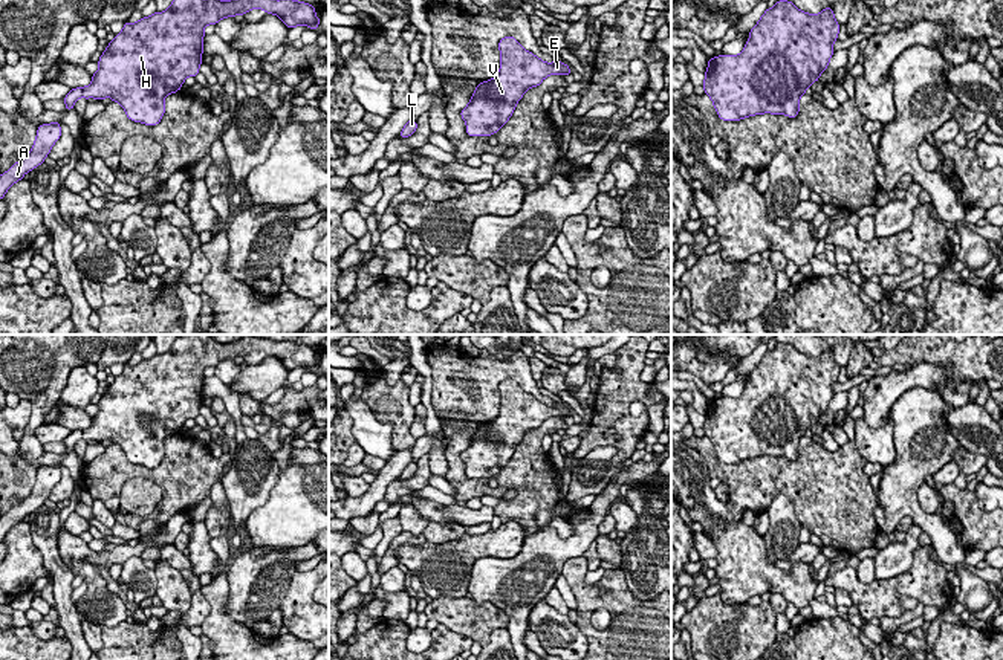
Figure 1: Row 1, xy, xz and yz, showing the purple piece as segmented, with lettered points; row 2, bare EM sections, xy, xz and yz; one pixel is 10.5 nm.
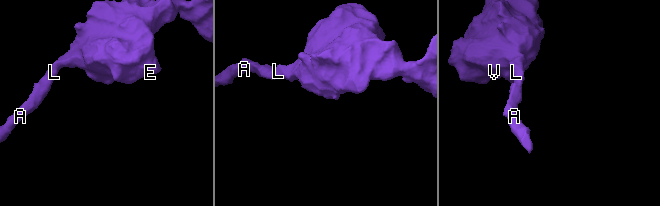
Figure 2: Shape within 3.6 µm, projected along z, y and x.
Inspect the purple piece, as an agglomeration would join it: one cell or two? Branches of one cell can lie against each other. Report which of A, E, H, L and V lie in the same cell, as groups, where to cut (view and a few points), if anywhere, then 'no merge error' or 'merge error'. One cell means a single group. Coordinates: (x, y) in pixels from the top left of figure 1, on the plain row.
groups A E H L V; cut none; no merge error

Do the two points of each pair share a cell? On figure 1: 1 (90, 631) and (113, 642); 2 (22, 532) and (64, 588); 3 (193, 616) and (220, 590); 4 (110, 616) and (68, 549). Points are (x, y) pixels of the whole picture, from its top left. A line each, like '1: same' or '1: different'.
1: different
2: different
3: different
4: same

